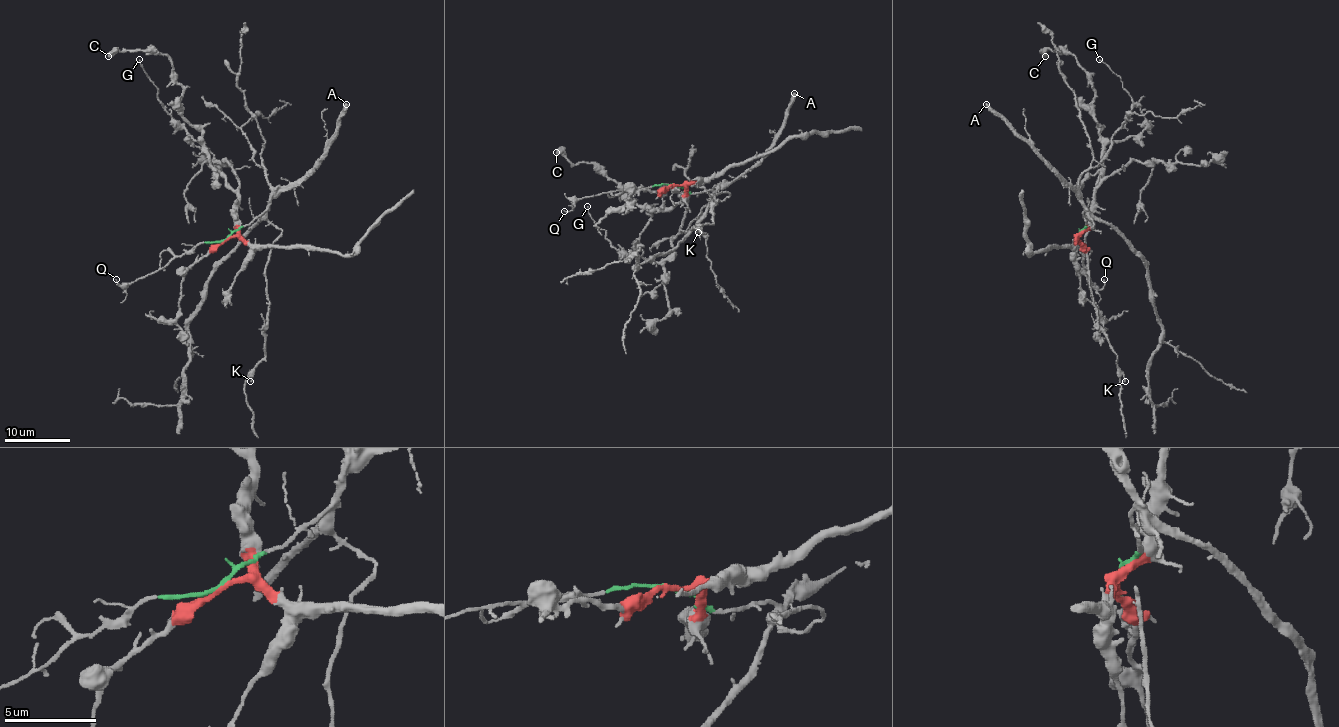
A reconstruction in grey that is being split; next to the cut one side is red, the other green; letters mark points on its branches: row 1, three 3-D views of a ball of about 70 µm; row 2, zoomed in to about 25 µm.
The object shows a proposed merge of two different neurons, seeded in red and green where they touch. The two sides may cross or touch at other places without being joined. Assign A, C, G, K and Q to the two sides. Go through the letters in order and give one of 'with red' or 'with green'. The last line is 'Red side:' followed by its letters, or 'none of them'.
A: with green
C: with red
G: with red
K: with green
Q: with green
Red side: C, G

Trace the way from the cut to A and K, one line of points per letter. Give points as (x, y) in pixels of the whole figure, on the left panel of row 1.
A: (226, 239), (241, 227), (249, 225), (282, 191), (299, 183), (330, 146), (336, 122), (346, 104)
K: (226, 239), (241, 227), (249, 225), (262, 212), (280, 230), (266, 267), (269, 301), (264, 355), (251, 382)

